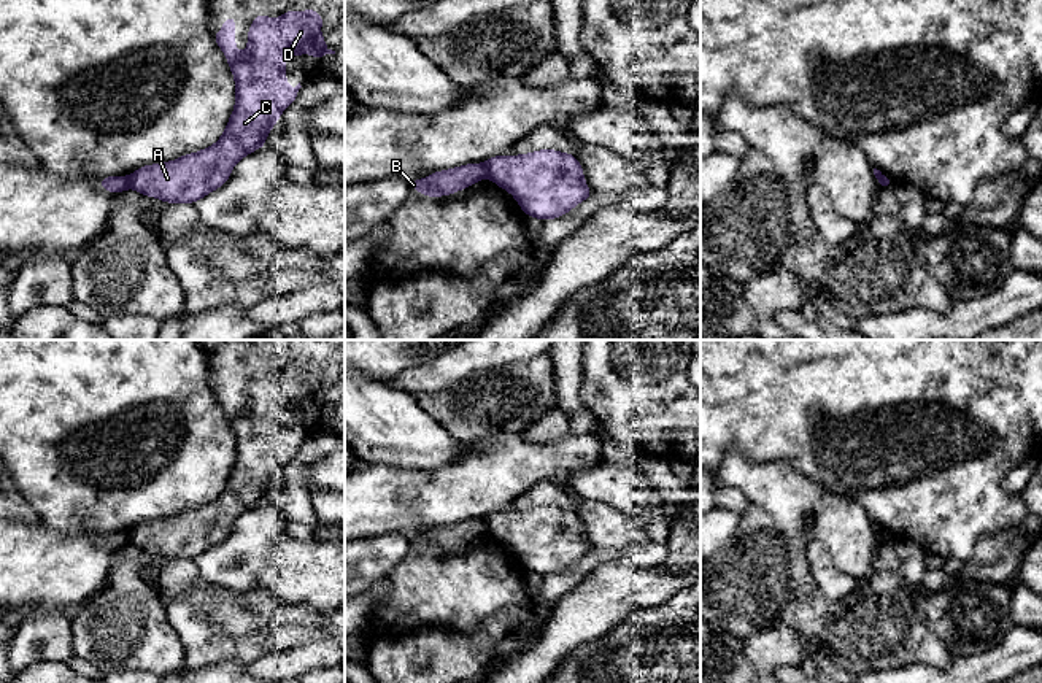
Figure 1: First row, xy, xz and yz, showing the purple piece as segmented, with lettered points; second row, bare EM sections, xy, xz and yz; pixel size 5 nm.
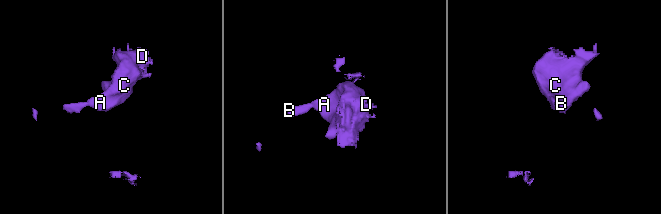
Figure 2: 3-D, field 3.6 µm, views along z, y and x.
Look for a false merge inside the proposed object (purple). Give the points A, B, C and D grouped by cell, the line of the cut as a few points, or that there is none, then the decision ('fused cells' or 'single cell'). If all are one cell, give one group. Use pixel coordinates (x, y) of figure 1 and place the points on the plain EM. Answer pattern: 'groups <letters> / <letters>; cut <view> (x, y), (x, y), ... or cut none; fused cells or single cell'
groups A C D / B; cut xz (483, 520), (488, 531); fused cells

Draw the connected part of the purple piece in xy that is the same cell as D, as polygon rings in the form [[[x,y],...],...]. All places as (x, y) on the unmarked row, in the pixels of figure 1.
[[[294,364],[278,375],[256,370],[254,380],[248,384],[248,407],[237,408],[235,372],[230,370],[222,378],[222,386],[213,389],[235,434],[237,450],[222,492],[199,508],[140,523],[129,532],[130,543],[165,559],[195,559],[226,540],[233,521],[265,502],[280,470],[297,454],[302,442],[300,438],[294,445],[288,442],[286,410],[299,413],[308,408],[315,415],[335,410],[318,388],[322,381],[324,372],[316,364],[307,364],[303,370]]]

